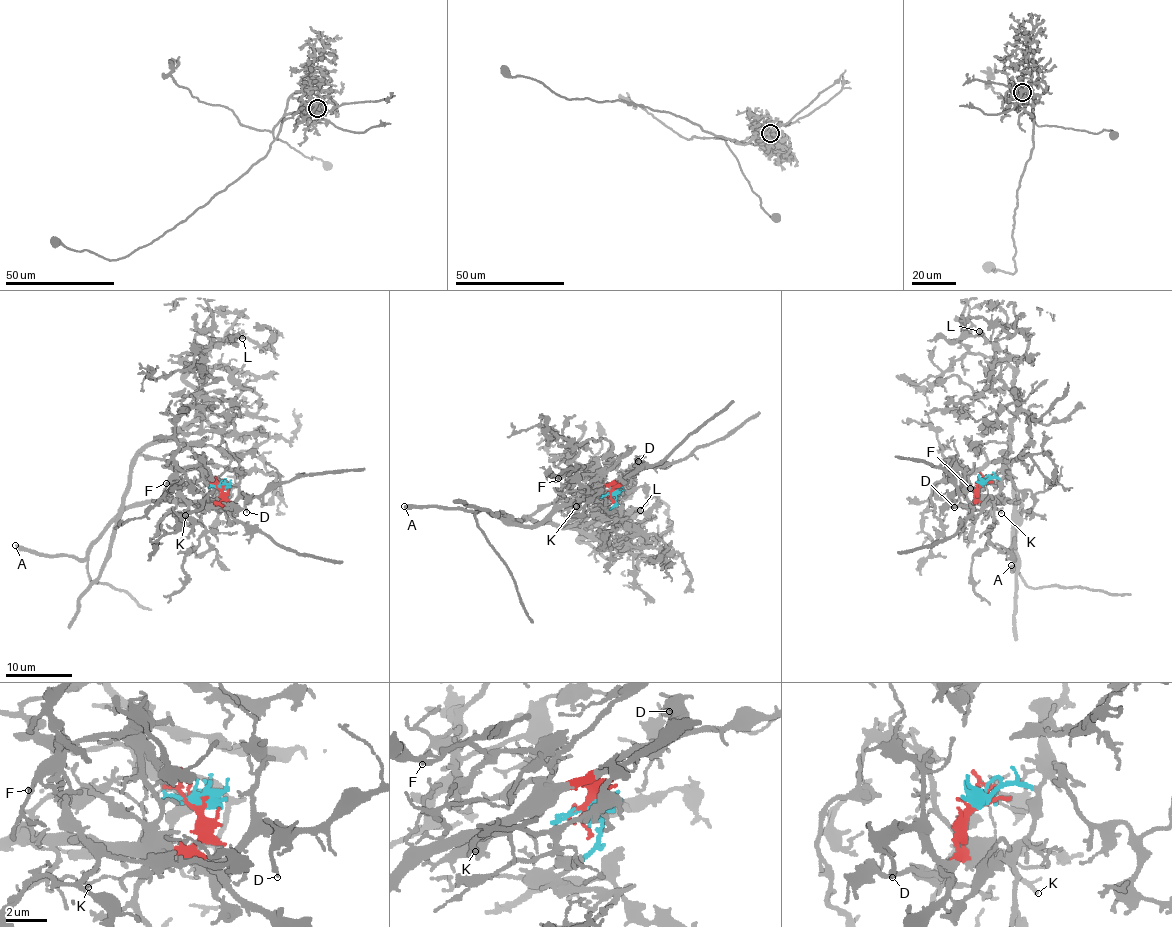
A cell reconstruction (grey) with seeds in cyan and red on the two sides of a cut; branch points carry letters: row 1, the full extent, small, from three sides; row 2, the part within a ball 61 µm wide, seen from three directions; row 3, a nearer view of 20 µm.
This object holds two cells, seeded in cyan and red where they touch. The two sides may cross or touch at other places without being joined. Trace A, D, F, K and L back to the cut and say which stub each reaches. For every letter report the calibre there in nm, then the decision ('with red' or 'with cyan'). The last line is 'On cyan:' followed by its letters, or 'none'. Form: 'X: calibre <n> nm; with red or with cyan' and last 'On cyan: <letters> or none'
A: calibre 440 nm; with red
D: calibre 130 nm; with red
F: calibre 160 nm; with cyan
K: calibre 160 nm; with red
L: calibre 280 nm; with cyan
On cyan: F, L

